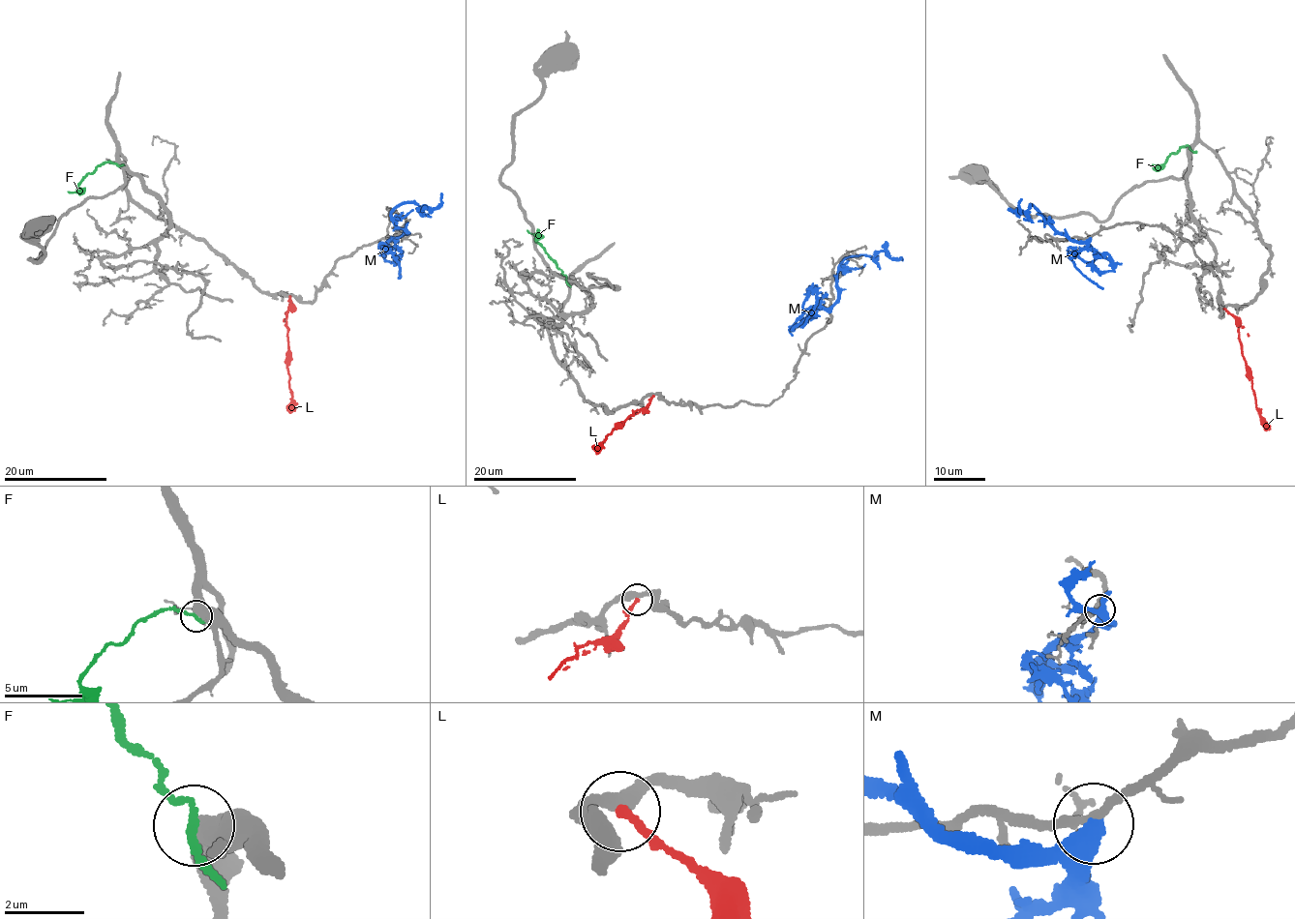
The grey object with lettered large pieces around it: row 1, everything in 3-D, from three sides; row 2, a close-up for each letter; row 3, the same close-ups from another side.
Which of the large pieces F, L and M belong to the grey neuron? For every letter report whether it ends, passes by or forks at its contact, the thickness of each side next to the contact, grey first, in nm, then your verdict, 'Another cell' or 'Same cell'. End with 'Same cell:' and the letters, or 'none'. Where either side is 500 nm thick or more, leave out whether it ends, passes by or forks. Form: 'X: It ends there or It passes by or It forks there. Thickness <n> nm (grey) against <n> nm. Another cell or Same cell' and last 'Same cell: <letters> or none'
F: Thickness 550 nm (grey) against 190 nm. Another cell
L: It ends there. Thickness 360 nm (grey) against 220 nm. Another cell
M: It ends there. Thickness 190 nm (grey) against 480 nm. Another cell
Same cell: none

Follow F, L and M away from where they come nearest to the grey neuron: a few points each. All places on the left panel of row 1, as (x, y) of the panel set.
F: (117, 163), (101, 163), (87, 174), (78, 190), (67, 192)
L: (290, 297), (287, 366), (294, 411)
M: (404, 228), (407, 232), (399, 229), (392, 212), (406, 202), (419, 208), (436, 208), (441, 202), (440, 193)

